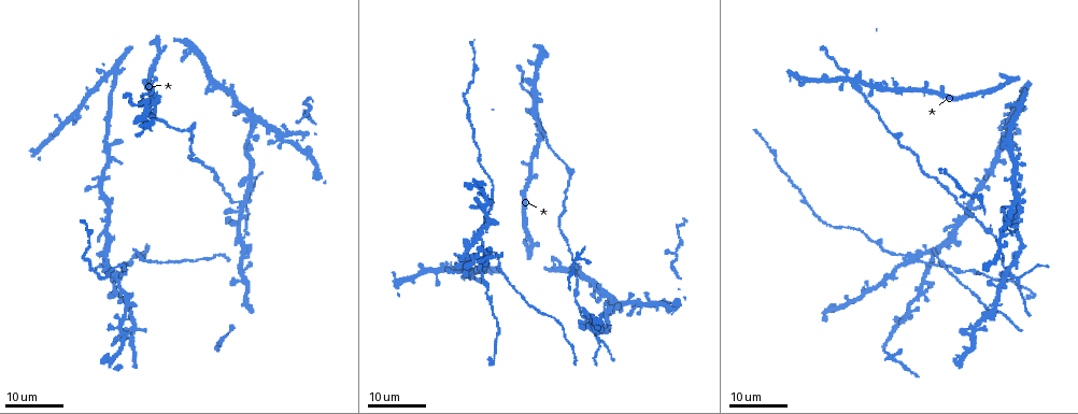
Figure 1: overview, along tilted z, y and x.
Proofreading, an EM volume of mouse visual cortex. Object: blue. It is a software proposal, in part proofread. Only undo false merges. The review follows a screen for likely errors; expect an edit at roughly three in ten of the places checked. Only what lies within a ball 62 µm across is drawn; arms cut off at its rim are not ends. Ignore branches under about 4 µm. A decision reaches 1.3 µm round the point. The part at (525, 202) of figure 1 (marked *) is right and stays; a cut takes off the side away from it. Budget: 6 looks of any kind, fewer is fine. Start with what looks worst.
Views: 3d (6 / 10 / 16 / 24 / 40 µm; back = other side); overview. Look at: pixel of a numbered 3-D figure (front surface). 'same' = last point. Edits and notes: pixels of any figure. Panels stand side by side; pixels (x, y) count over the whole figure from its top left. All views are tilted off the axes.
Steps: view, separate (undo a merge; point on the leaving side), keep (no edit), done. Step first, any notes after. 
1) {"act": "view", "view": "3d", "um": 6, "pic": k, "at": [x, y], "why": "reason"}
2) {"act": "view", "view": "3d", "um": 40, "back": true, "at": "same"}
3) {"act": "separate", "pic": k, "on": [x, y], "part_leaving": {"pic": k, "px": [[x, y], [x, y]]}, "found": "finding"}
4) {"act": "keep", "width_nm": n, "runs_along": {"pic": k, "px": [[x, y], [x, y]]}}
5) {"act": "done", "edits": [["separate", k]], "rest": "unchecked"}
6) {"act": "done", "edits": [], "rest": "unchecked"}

{"act": "view", "view": "3d", "um": 24, "pic": 1, "at": [915, 261]}

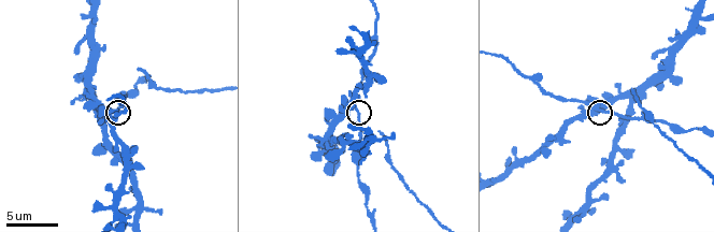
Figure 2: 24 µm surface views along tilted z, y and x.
{"act": "view", "view": "3d", "um": 6, "pic": 2, "at": [356, 109]}

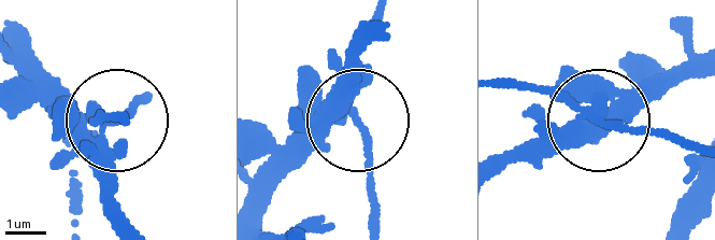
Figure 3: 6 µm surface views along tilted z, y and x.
{"act": "keep", "runs_along": {"pic": 3, "px": [[696, 61], [601, 121], [691, 139]]}, "found": "continuous, no second neuron"}

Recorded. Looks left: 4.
{"act": "view", "view": "3d", "um": 16, "pic": 1, "at": [866, 100]}

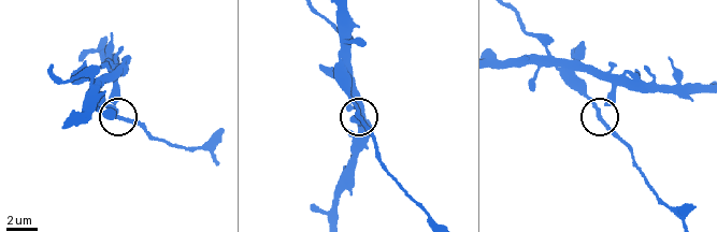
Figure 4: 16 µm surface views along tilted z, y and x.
{"act": "view", "view": "3d", "um": 10, "pic": 4, "at": [359, 112]}

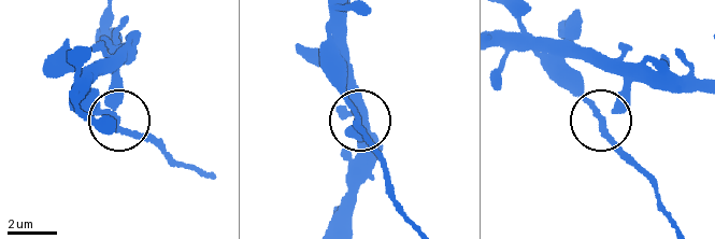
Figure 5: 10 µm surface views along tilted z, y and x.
{"act": "keep", "side_arm_um": 14, "runs_along": {"pic": 5, "px": [[700, 80], [638, 80], [613, 112], [600, 115], [561, 70]]}, "found": "continuous, no second neuron"}

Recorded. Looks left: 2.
{"act": "view", "view": "3d", "um": 24, "pic": 1, "at": [597, 339], "why": "three arms meet"}

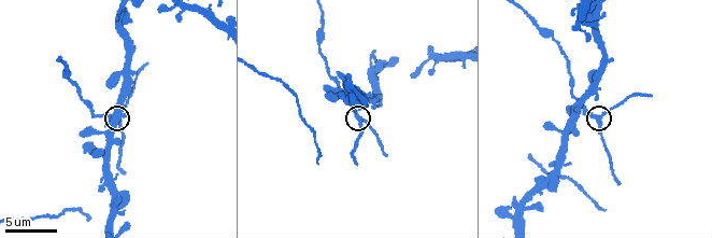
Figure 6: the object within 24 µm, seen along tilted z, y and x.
{"act": "view", "view": "3d", "um": 10, "pic": 6, "at": [359, 119]}

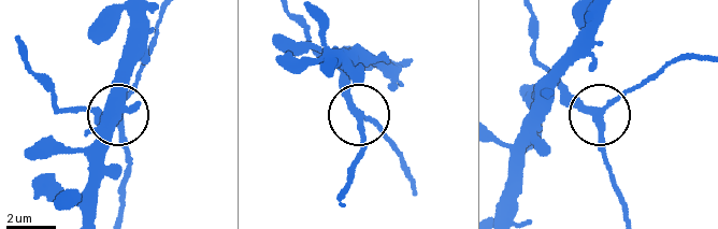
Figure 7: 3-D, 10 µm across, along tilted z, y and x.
{"act": "keep", "arms": 3, "found": "all the same neuron"}

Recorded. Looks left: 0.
{"act": "done", "edits": [], "rest": "unchecked"}

